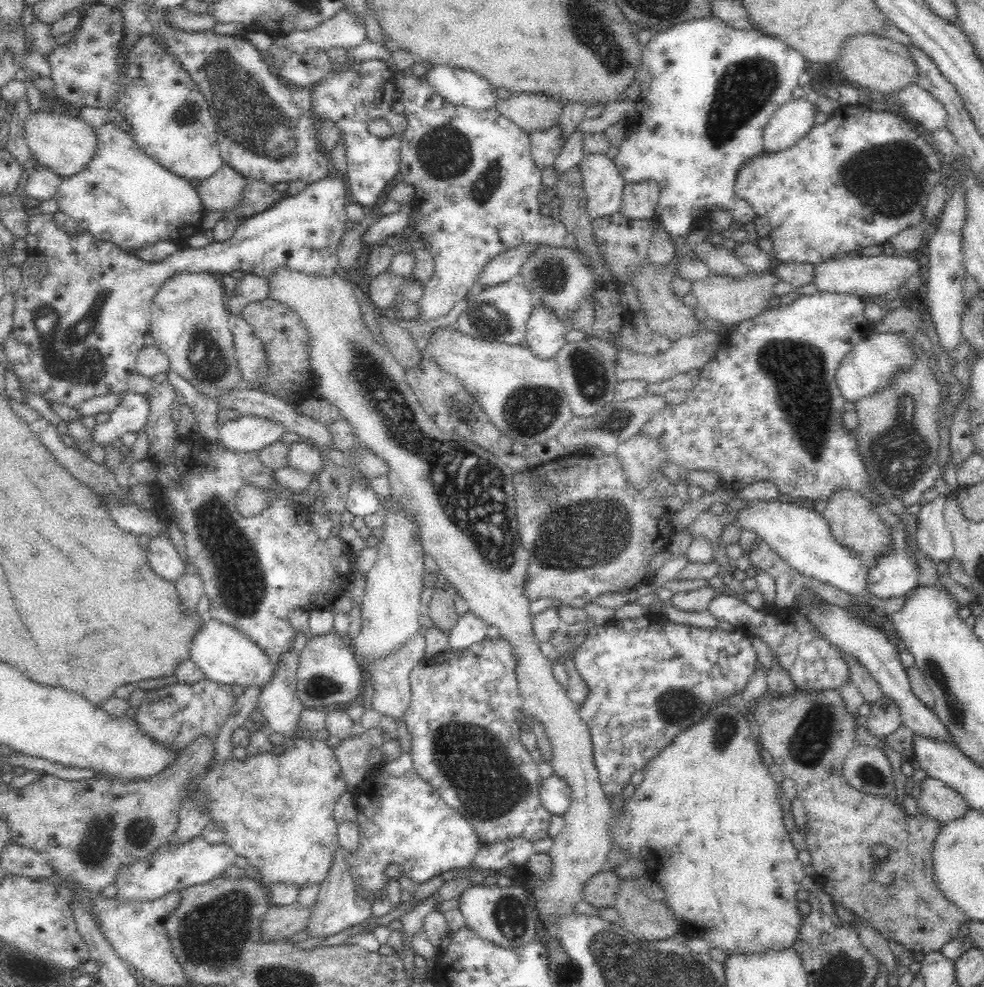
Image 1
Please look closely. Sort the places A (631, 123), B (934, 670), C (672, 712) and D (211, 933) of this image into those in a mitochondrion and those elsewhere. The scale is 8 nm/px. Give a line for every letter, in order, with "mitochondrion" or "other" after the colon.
A: other
B: mitochondrion
C: mitochondrion
D: mitochondrion

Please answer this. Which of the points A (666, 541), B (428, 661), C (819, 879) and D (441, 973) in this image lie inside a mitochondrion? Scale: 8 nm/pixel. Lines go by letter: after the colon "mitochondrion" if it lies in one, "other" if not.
A: other
B: other
C: other
D: other

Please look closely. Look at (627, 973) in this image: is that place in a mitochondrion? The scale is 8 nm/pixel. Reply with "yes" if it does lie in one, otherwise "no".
yes

